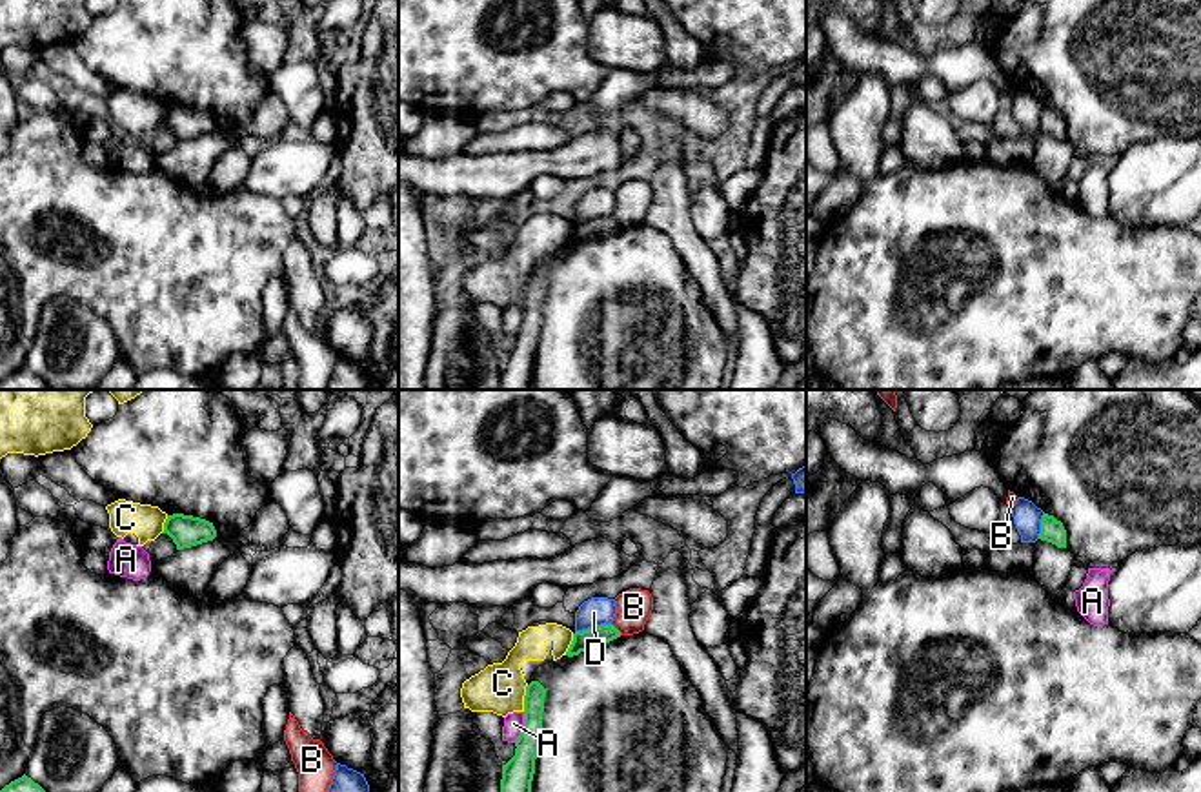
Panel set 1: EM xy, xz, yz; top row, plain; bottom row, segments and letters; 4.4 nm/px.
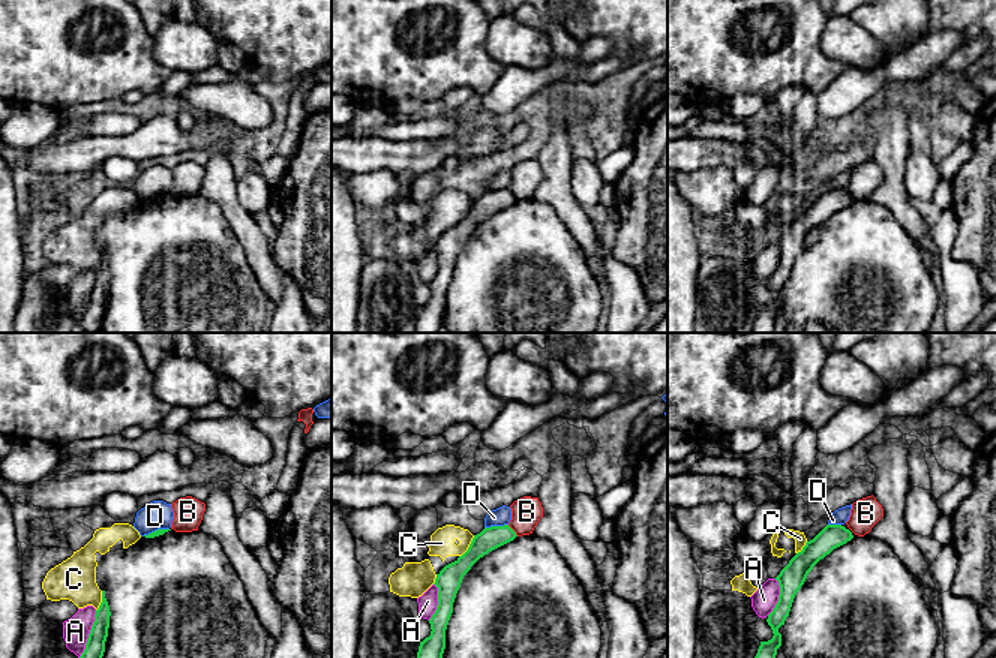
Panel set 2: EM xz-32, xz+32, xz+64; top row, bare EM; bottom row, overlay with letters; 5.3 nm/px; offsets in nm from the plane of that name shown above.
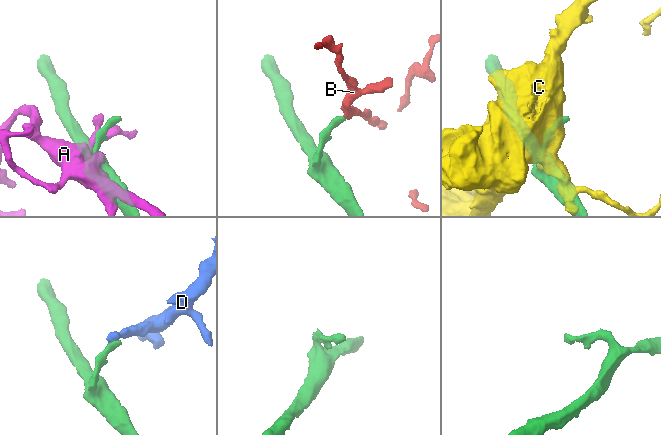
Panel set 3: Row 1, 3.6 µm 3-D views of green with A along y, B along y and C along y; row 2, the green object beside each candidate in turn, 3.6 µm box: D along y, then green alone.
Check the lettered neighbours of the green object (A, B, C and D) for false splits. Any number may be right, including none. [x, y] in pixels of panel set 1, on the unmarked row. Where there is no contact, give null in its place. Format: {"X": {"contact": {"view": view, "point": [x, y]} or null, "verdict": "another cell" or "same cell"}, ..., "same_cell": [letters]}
{"A": {"contact": {"view": "xz", "point": [523, 319]}, "verdict": "another cell"}, "B": {"contact": {"view": "xz", "point": [615, 221]}, "verdict": "another cell"}, "C": {"contact": {"view": "xz", "point": [524, 290]}, "verdict": "another cell"}, "D": {"contact": {"view": "xz", "point": [592, 221]}, "verdict": "another cell"}, "same_cell": []}

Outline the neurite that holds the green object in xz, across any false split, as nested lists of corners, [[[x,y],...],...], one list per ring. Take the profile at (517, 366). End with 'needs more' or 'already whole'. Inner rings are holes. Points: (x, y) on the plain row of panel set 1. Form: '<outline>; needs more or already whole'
[[[539,273],[526,279],[524,319],[515,333],[515,348],[502,357],[500,390],[528,390],[542,326],[546,280]]]; already whole

